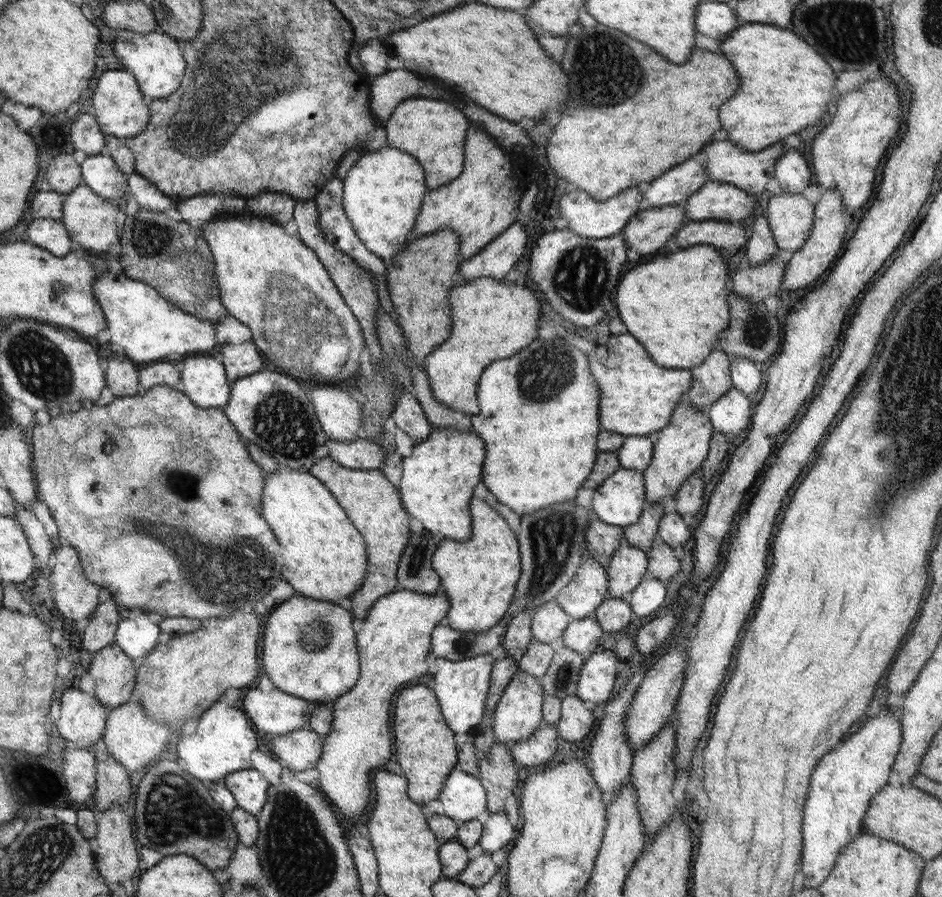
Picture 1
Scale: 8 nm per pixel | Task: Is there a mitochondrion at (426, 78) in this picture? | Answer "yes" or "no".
no

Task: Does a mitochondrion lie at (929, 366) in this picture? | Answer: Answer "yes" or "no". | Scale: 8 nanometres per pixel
yes

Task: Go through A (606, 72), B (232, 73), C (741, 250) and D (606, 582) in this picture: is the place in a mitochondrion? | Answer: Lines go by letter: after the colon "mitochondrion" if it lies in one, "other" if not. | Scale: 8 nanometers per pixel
A: mitochondrion
B: mitochondrion
C: other
D: other

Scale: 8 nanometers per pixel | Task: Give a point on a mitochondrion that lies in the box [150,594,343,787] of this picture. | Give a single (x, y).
(316, 638)

